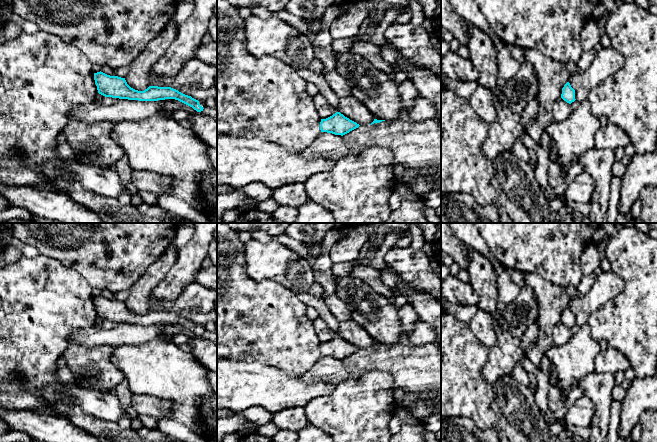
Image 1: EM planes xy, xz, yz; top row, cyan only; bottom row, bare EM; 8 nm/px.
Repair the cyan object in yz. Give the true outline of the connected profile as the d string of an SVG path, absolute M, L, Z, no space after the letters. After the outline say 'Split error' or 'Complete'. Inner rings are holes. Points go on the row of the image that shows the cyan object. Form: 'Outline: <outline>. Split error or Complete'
Outline: M567 82L562 88L561 98L569 104L576 100L575 90L571 87L569 82Z. Complete

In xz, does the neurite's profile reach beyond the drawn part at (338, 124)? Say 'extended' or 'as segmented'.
as segmented

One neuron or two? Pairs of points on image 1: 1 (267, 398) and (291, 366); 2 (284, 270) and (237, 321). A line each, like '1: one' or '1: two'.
1: two
2: two

